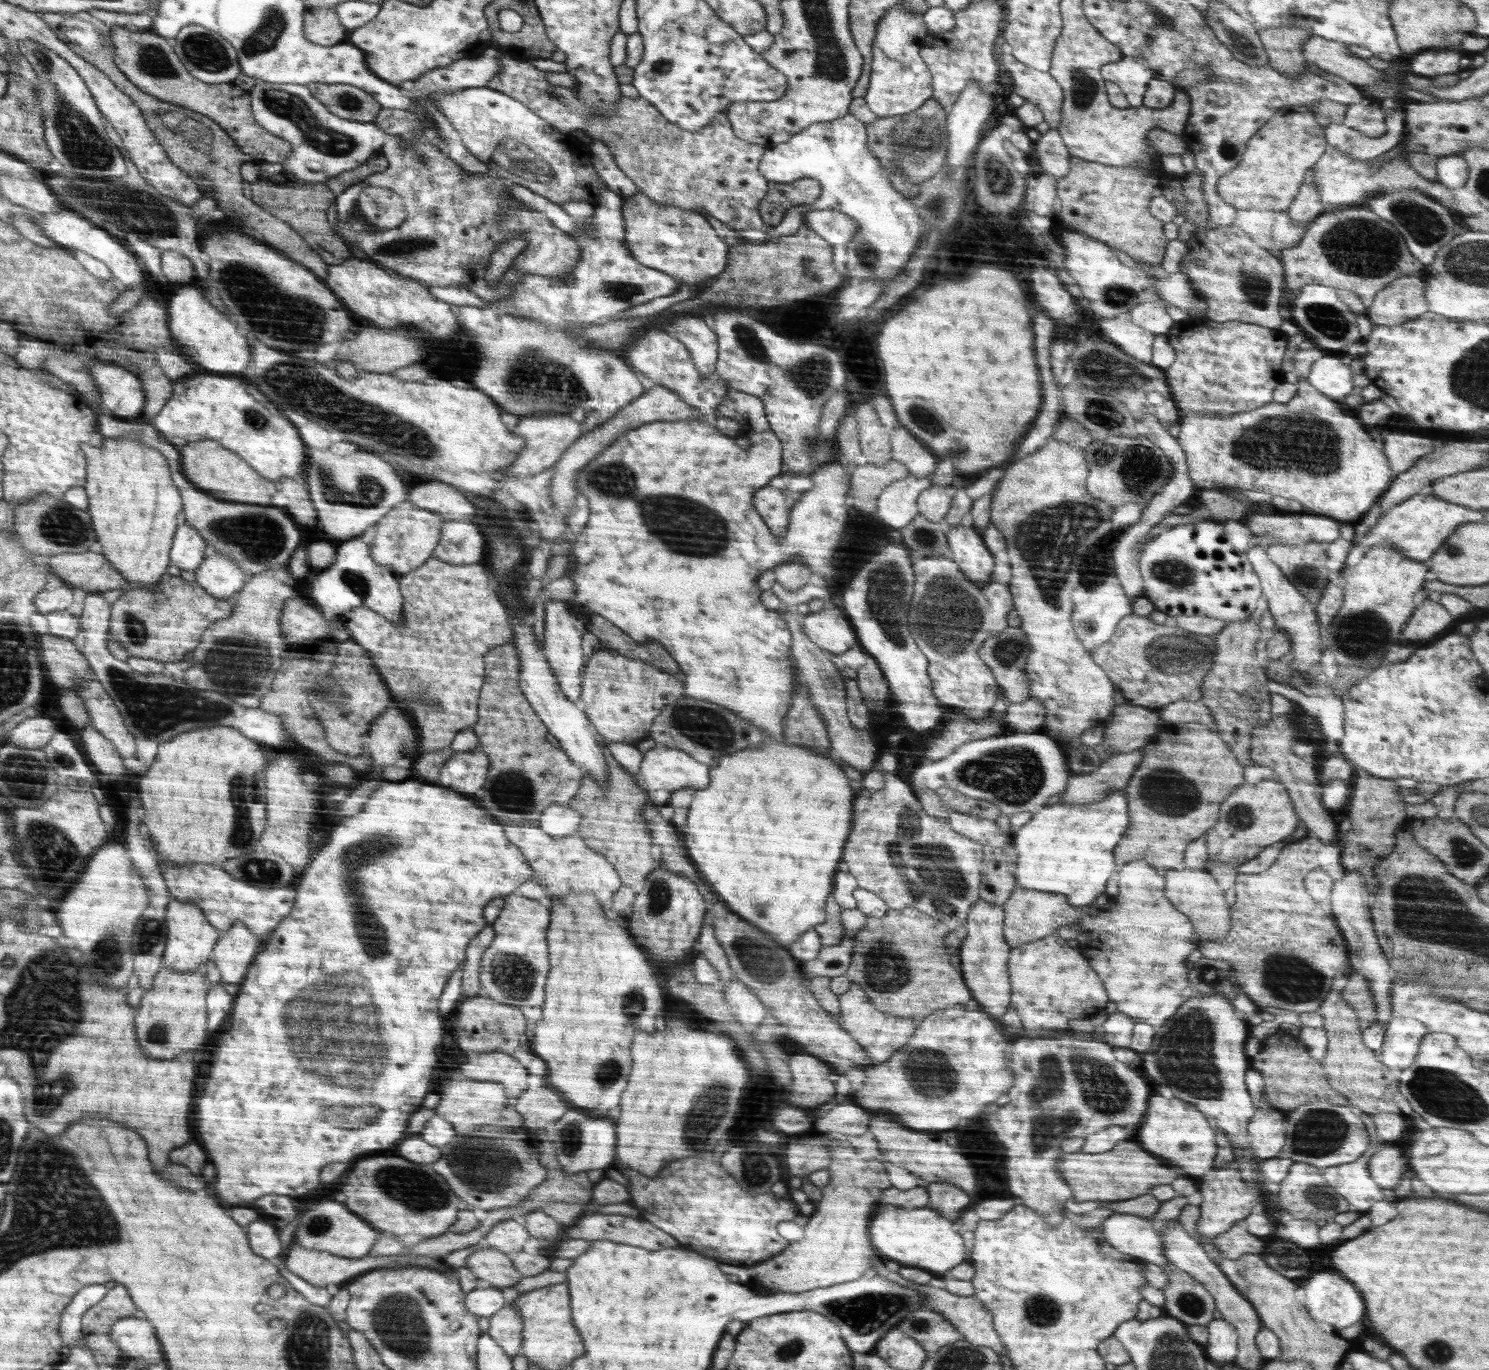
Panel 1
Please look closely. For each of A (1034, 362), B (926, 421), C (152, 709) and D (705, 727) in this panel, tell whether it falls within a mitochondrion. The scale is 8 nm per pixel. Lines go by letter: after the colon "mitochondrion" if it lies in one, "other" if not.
A: other
B: mitochondrion
C: mitochondrion
D: mitochondrion

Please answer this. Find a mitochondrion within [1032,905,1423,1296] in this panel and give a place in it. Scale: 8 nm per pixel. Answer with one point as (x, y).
(1186, 1056)

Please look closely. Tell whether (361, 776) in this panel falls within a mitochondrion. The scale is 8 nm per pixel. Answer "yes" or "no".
no

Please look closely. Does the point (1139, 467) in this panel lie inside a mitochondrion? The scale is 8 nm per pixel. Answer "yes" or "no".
yes

